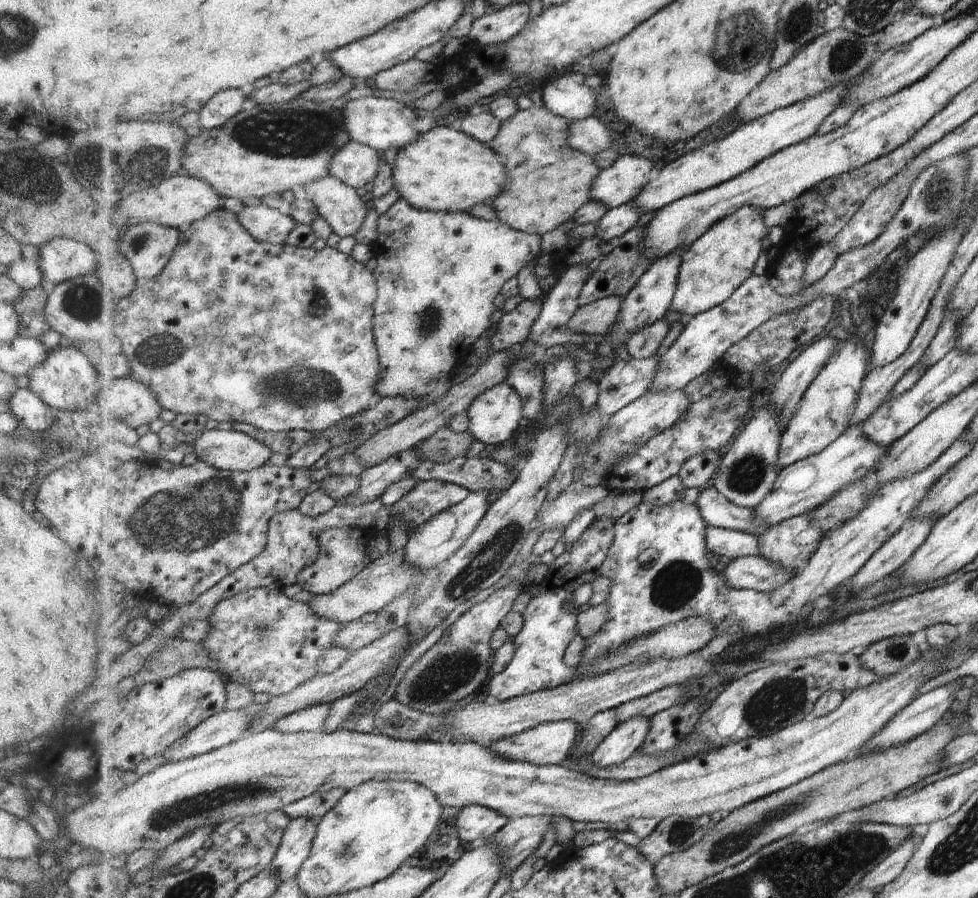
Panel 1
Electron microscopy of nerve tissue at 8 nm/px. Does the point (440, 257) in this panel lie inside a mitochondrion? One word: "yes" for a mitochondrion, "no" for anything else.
no

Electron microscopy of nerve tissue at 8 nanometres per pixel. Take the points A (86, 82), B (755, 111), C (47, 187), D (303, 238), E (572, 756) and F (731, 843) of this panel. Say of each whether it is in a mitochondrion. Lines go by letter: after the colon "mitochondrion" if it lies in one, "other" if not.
A: other
B: other
C: mitochondrion
D: other
E: other
F: mitochondrion

